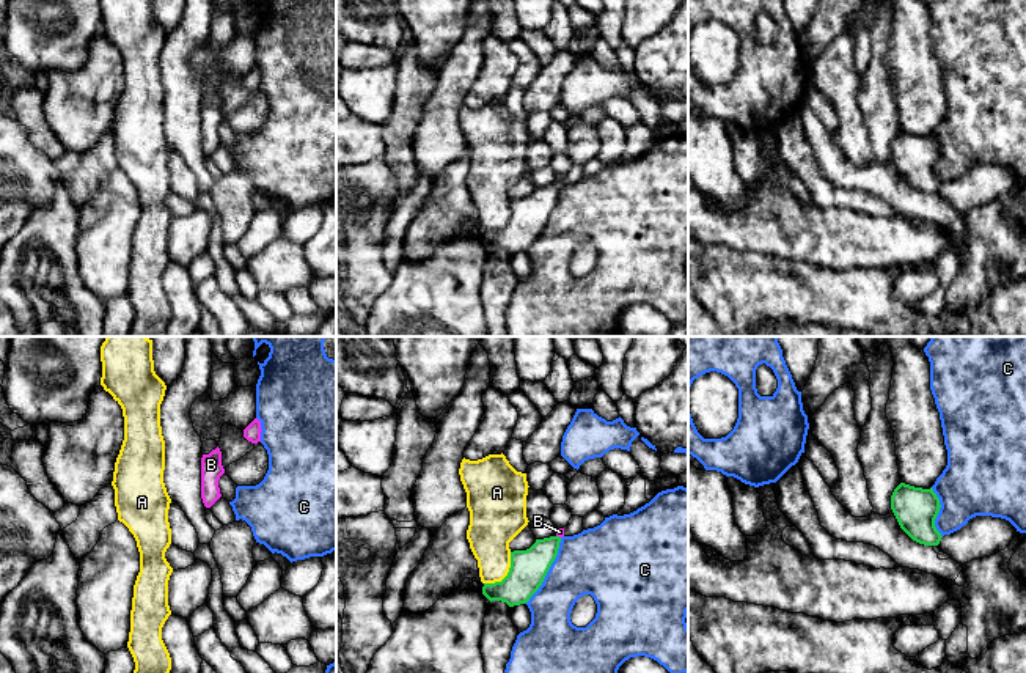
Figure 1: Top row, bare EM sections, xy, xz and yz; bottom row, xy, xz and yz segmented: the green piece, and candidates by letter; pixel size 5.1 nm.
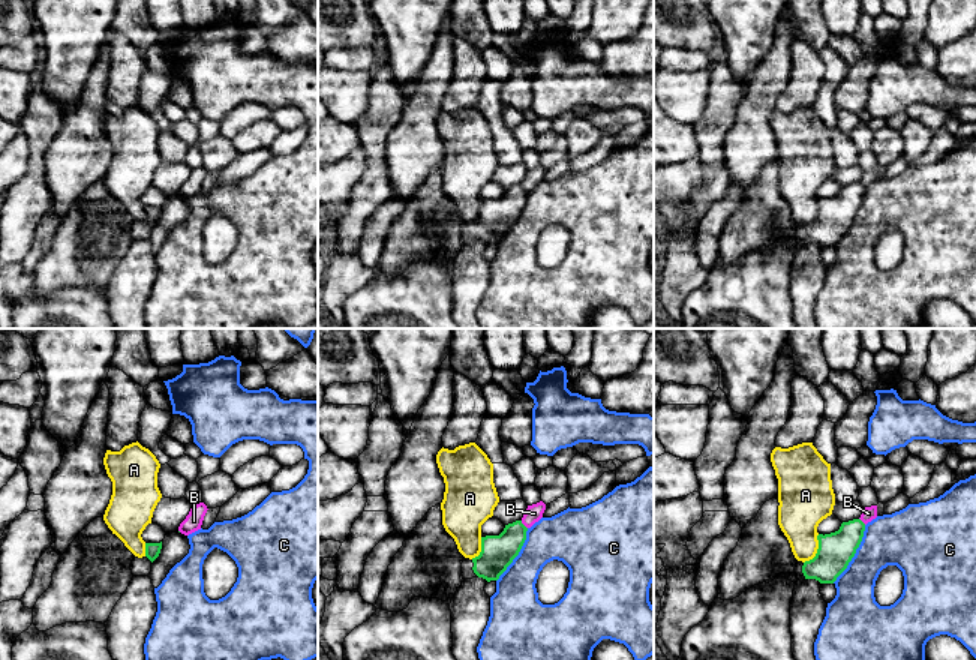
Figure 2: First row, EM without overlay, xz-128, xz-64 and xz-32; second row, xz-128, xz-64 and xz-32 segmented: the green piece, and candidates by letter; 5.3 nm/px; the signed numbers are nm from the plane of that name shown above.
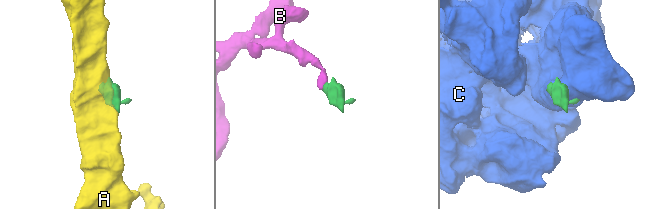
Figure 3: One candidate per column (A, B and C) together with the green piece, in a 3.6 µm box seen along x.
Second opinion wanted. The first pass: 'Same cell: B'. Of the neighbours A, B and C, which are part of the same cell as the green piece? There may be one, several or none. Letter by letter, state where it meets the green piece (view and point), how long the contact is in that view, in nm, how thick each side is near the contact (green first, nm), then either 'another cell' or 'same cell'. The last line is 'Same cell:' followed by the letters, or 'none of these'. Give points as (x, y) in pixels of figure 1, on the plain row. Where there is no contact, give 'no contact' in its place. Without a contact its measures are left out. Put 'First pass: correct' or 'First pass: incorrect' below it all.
A: xz (508, 222) | 220 nm | 190/240 nm | another cell
B: xz (558, 184) | 30 nm | 190/50 nm | another cell
C: xz (547, 219) | 380 nm | 190/340 nm | another cell
Same cell: none of these
First pass: incorrect

